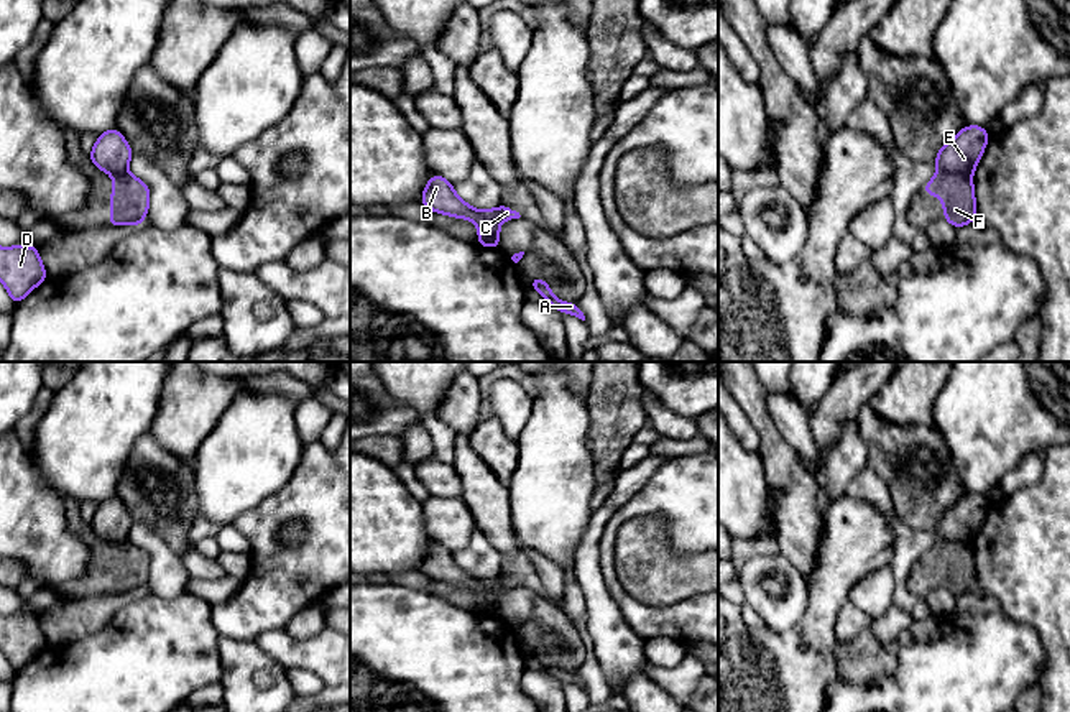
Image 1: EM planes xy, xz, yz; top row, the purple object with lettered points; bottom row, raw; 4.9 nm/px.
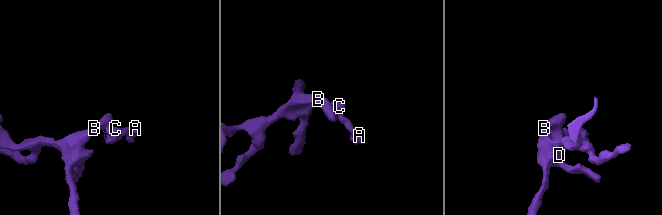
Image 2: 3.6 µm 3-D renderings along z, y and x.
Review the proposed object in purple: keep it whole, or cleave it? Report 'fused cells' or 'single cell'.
fused cells

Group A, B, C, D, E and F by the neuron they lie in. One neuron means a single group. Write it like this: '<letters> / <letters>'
A C F / B D E

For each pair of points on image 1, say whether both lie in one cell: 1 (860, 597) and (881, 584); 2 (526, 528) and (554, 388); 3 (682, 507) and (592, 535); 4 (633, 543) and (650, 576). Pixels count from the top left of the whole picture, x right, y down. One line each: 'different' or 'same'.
1: same
2: same
3: different
4: same

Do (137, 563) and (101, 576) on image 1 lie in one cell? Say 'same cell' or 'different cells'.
same cell

